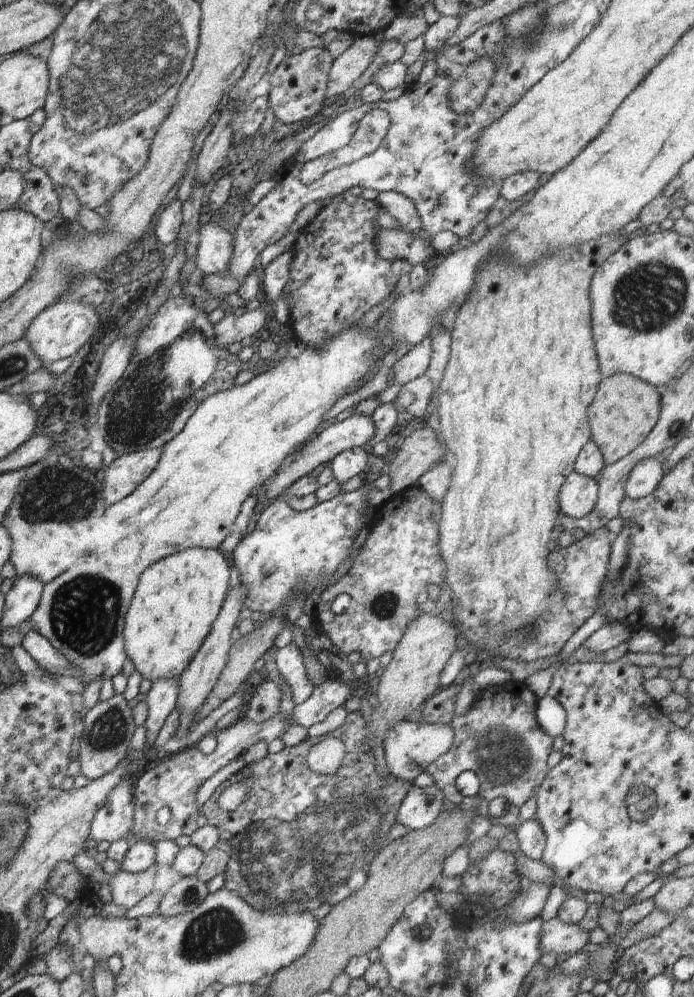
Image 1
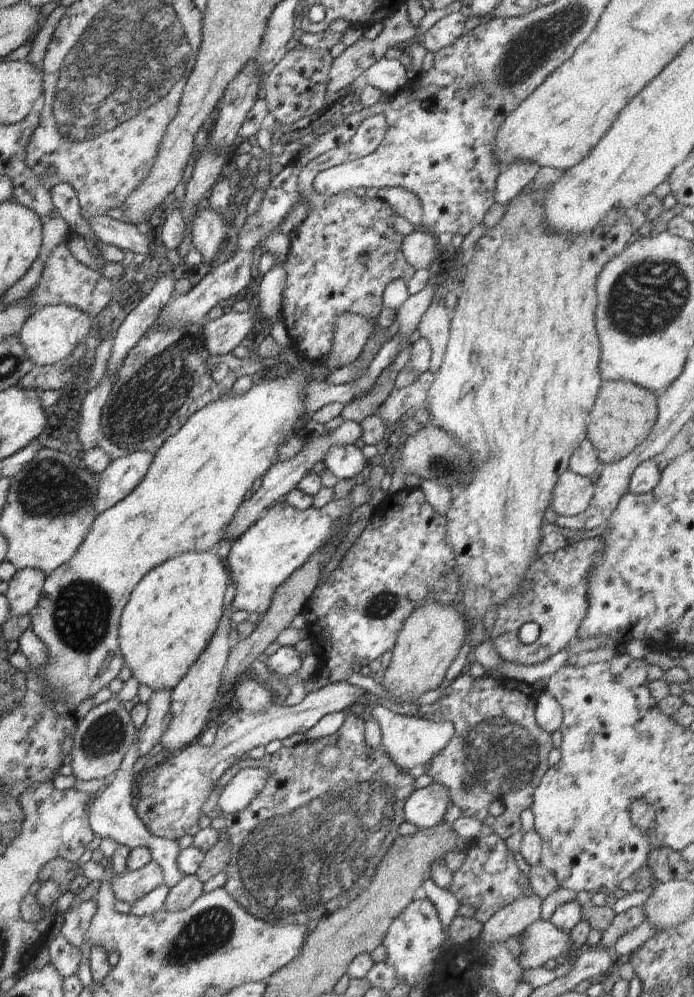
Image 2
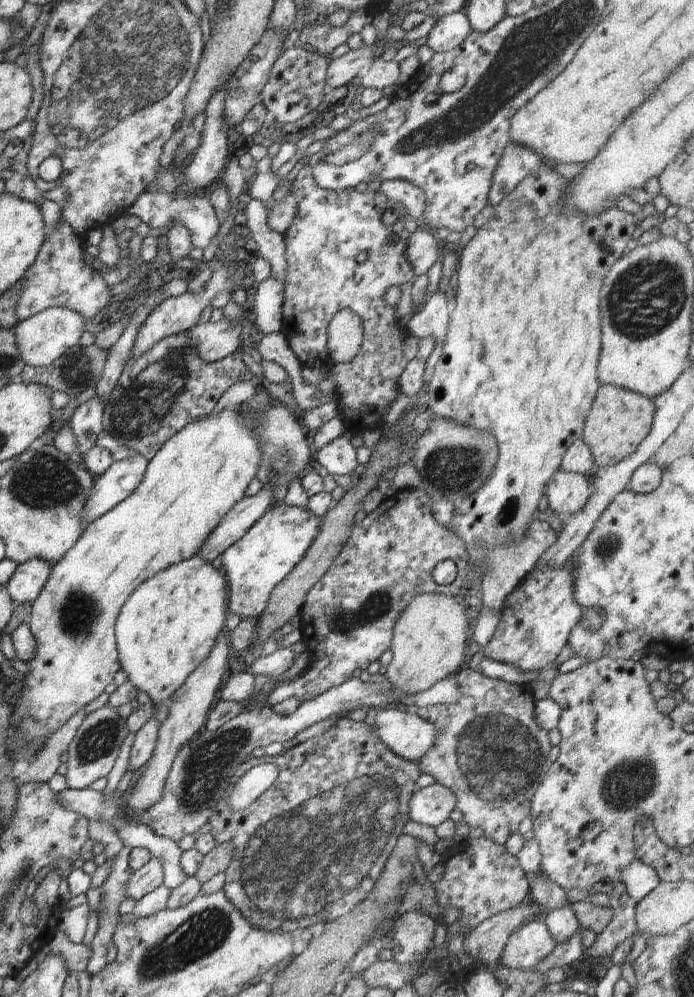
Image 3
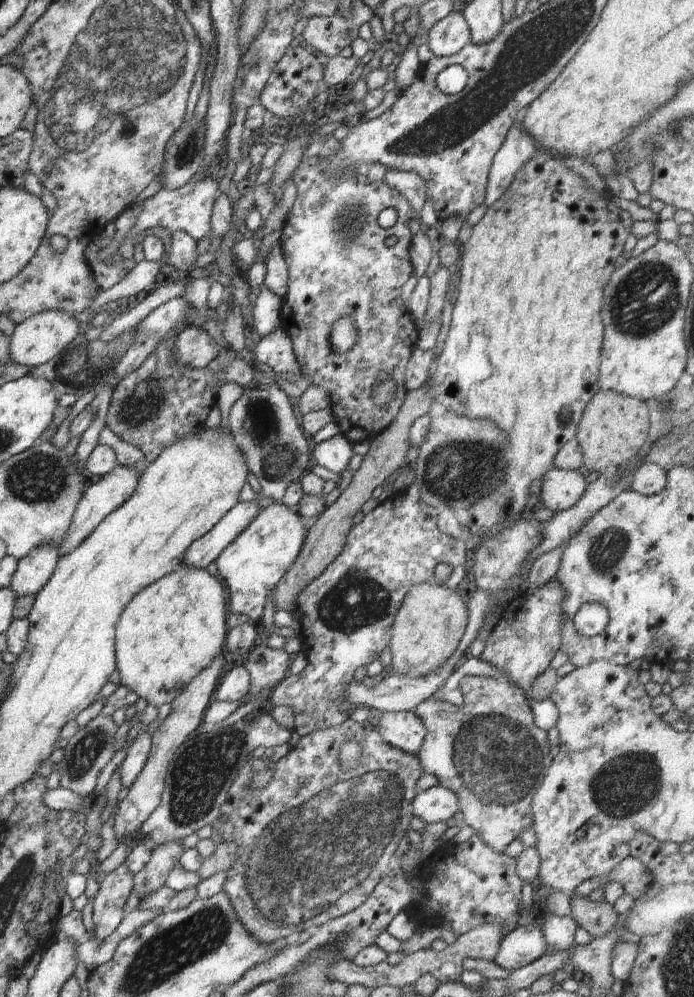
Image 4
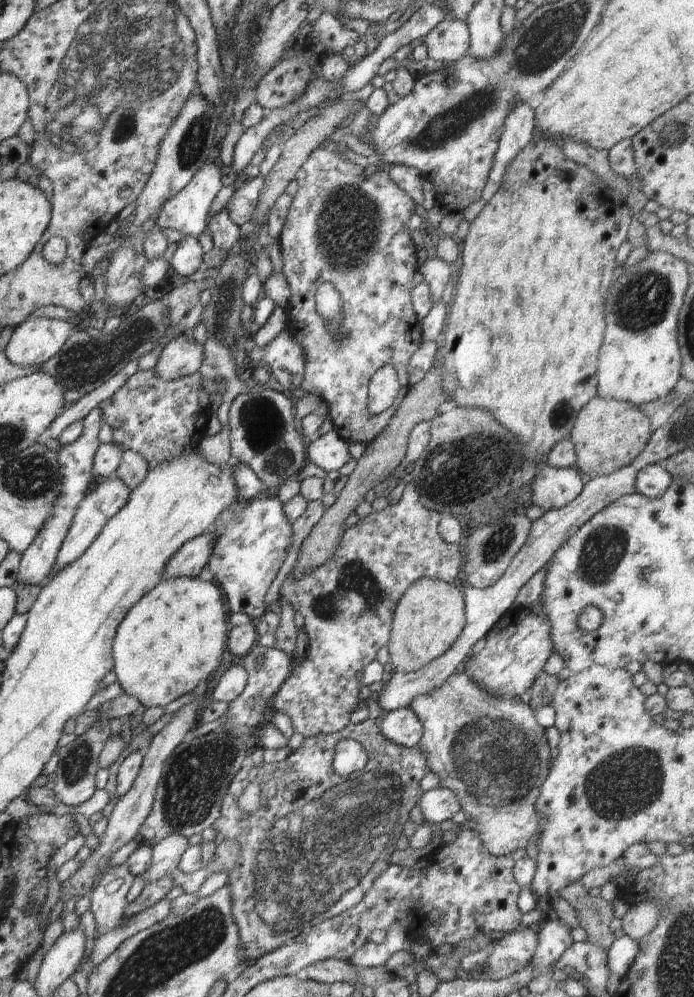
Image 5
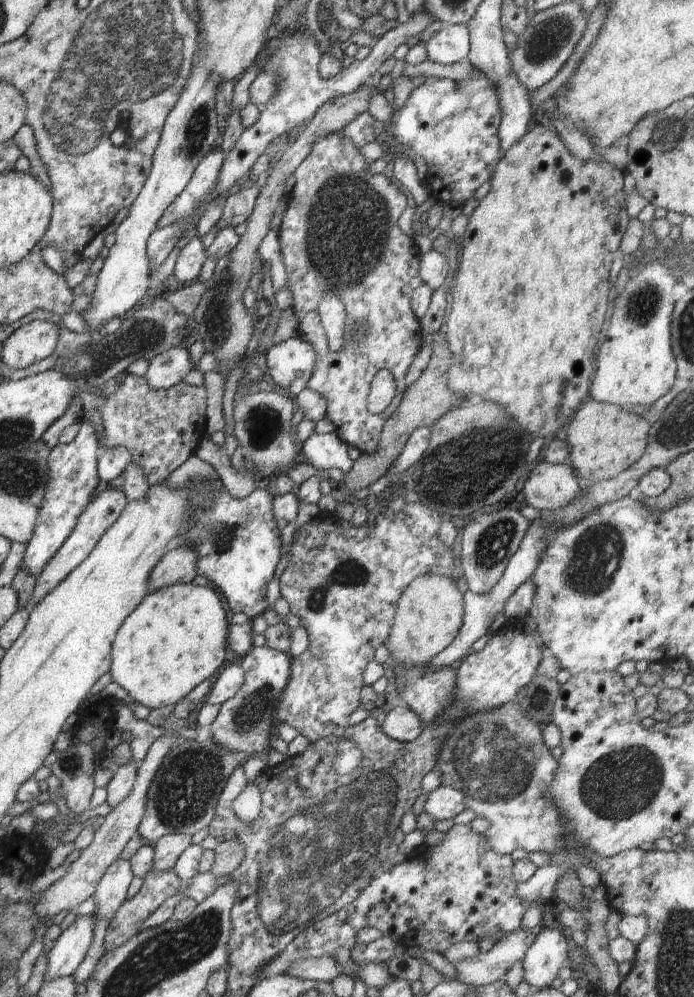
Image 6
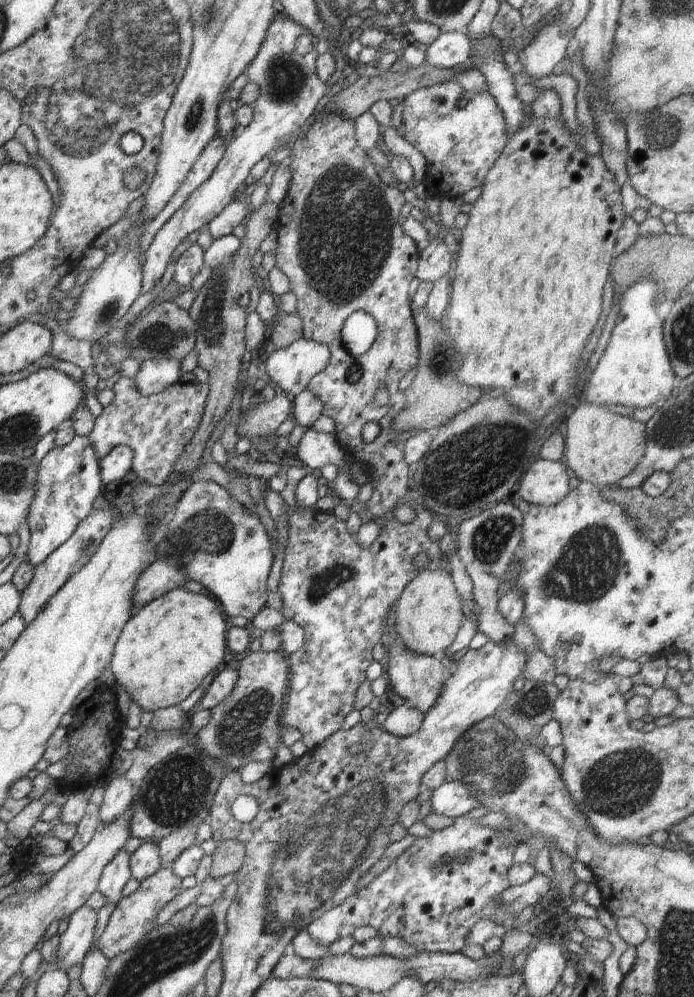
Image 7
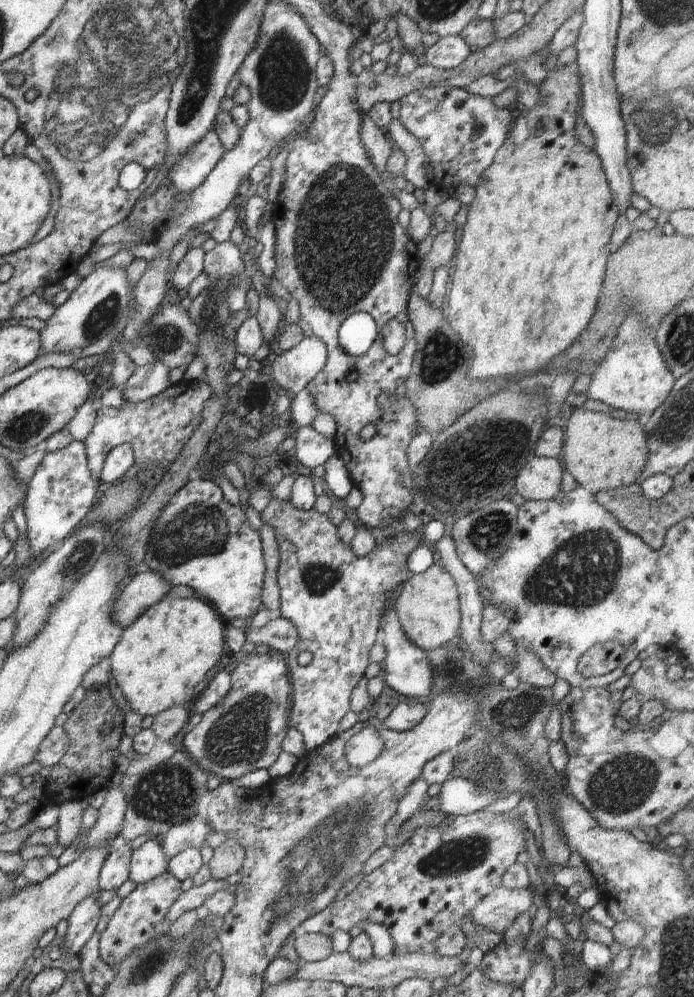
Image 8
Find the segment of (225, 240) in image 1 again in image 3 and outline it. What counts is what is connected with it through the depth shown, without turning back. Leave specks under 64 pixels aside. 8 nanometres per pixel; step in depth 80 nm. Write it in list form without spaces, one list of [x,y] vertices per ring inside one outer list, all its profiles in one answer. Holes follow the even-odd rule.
[[[179,188],[174,193],[165,193],[156,191],[153,193],[142,193],[129,208],[128,214],[138,218],[150,228],[170,228],[177,222],[182,224],[189,230],[191,241],[194,248],[202,248],[204,250],[212,238],[216,236],[220,228],[220,220],[212,206],[209,196],[206,194],[197,195],[190,190]]]

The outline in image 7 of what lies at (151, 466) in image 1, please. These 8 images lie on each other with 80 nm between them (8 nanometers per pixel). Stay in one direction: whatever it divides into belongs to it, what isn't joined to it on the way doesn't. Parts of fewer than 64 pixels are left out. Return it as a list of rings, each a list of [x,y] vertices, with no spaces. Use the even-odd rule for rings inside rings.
[[[108,496],[111,501],[110,510],[93,510],[70,535],[70,538],[61,544],[54,552],[51,552],[42,563],[35,566],[34,576],[31,583],[23,590],[21,594],[20,606],[18,612],[25,620],[25,625],[32,624],[32,621],[41,613],[41,610],[48,604],[48,601],[64,586],[64,583],[87,563],[96,554],[100,543],[108,534],[112,526],[112,512],[115,512],[116,505],[113,496]]]

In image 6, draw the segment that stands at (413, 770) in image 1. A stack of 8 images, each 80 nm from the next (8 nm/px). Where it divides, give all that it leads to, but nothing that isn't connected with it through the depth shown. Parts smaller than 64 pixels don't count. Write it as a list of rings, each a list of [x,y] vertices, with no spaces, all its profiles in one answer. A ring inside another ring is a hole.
[[[395,707],[387,713],[381,729],[390,738],[408,742],[420,736],[424,724],[410,707]]]

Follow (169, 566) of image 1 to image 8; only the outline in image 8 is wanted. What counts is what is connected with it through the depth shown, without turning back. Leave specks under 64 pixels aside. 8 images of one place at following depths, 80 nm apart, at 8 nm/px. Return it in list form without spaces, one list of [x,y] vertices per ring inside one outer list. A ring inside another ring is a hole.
[[[163,598],[146,609],[132,626],[122,631],[120,642],[114,647],[111,660],[111,674],[126,698],[126,708],[144,717],[157,714],[175,706],[188,706],[194,688],[206,678],[206,674],[221,661],[224,650],[224,619],[206,600],[192,598]]]

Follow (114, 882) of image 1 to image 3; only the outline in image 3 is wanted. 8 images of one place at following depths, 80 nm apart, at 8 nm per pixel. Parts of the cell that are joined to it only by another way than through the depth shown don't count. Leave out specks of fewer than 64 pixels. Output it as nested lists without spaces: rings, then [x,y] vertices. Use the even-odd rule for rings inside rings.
[[[152,857],[140,870],[133,871],[126,886],[128,898],[140,900],[163,884],[163,862]]]

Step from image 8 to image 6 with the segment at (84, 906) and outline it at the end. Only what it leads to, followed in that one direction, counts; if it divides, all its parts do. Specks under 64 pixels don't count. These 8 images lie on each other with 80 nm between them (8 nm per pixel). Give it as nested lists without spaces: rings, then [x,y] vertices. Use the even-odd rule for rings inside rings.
[[[76,914],[76,920],[61,932],[54,948],[48,952],[44,980],[74,975],[92,944],[94,926],[90,915]]]

